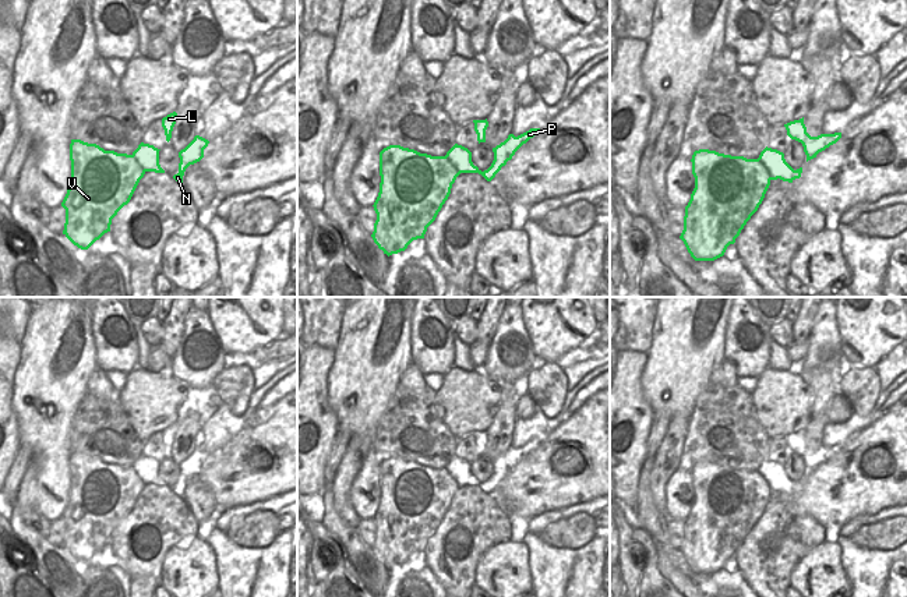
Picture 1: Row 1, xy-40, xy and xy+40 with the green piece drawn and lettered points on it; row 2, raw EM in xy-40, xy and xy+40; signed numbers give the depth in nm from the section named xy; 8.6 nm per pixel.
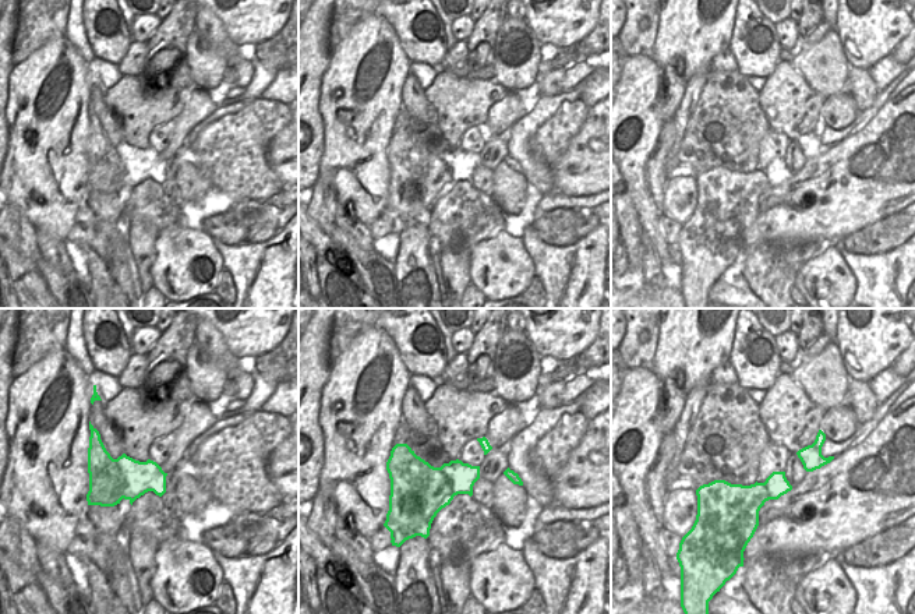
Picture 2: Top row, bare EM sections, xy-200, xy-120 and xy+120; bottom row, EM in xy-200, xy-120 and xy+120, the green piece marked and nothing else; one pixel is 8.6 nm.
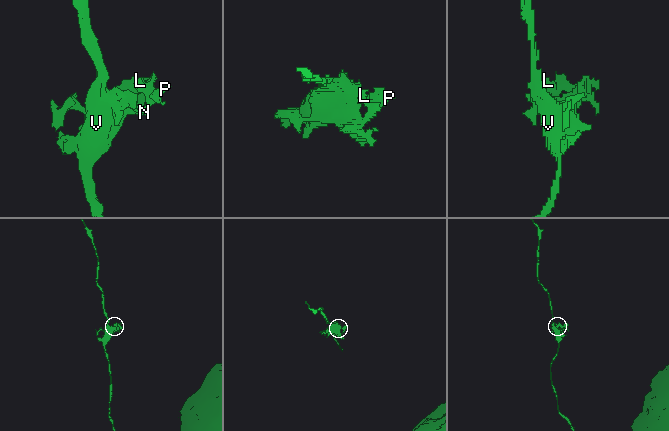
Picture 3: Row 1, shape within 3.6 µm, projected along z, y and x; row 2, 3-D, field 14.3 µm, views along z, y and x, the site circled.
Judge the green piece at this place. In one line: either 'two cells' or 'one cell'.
two cells

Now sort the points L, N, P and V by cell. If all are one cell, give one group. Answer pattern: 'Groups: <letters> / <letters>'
Groups: L N P / V.

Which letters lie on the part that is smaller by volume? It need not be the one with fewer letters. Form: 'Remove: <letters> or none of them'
Remove: L, N, P.

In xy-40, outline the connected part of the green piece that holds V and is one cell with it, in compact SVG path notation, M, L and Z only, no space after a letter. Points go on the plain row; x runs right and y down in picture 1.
M71 452L70 499L61 515L66 522L63 547L78 561L88 562L105 545L110 544L112 531L130 515L145 483L133 467L105 463L96 456Z

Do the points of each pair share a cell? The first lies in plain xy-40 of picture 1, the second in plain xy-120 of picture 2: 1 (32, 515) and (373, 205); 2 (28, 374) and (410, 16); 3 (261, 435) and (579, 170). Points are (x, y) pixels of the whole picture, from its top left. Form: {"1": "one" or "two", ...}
{"1": "two", "2": "two", "3": "one"}

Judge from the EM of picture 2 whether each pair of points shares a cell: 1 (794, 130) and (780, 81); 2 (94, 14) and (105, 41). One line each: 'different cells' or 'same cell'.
1: same cell
2: same cell

